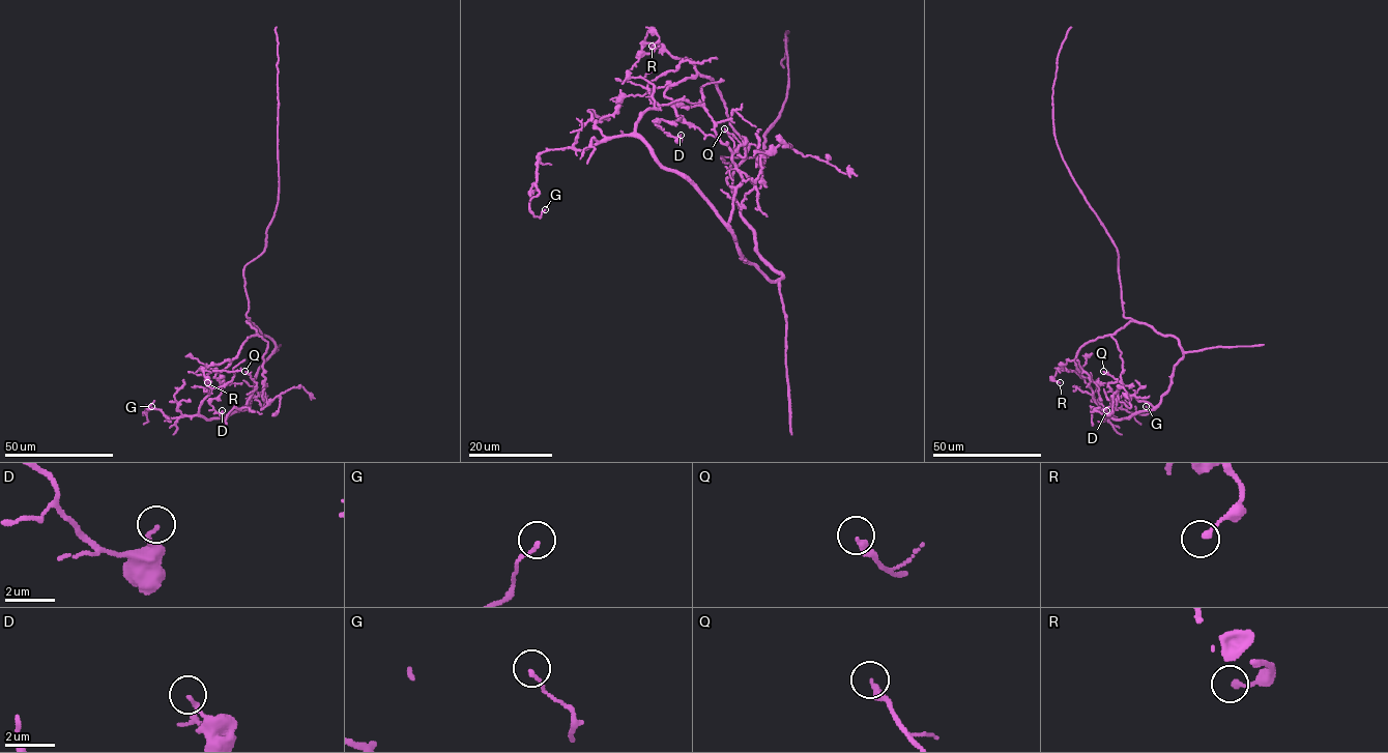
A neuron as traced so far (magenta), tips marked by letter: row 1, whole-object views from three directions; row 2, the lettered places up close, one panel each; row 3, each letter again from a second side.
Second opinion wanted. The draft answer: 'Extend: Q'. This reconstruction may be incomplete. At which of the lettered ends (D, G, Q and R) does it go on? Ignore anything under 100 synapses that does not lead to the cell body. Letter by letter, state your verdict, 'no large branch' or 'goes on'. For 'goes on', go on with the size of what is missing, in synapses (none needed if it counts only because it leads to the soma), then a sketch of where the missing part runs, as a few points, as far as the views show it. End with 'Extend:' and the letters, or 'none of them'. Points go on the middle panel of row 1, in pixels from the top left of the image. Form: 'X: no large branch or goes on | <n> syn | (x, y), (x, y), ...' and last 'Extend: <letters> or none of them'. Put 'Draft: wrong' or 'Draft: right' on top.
Draft: wrong
D: no large branch
G: no large branch
Q: no large branch
R: no large branch
Extend: none of them

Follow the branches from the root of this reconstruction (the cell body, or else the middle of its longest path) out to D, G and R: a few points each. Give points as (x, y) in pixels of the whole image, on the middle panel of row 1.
D: (727, 168), (730, 185), (747, 143), (710, 78), (696, 74), (665, 91), (680, 120), (657, 125), (681, 135)
G: (727, 168), (755, 251), (777, 281), (741, 256), (715, 207), (636, 137), (543, 151), (529, 209), (545, 209)
R: (727, 168), (730, 185), (747, 143), (720, 91), (689, 60), (644, 53), (648, 31), (659, 36), (652, 46)

